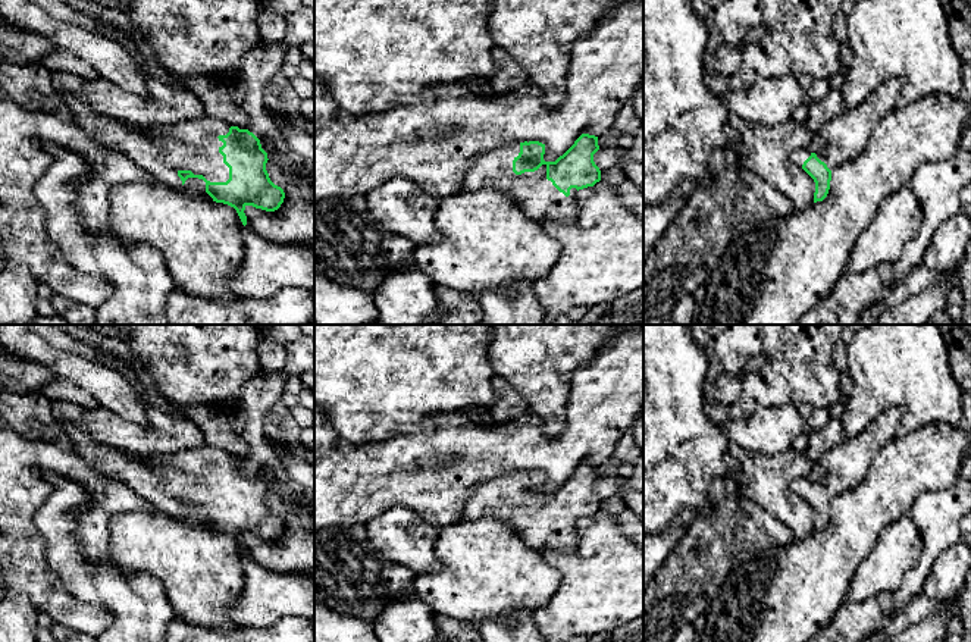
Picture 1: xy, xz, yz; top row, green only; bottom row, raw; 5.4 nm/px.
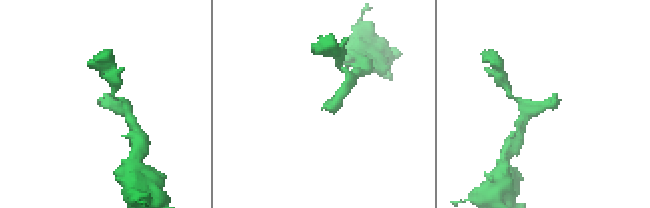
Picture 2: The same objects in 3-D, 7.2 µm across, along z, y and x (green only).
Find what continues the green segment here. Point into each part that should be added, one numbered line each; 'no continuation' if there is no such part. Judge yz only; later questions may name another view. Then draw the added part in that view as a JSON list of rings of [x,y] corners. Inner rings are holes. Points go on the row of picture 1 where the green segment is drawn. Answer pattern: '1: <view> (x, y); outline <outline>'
1: yz (845, 137); outline [[[889,79],[855,109],[829,120],[820,129],[824,141],[815,154],[830,170],[856,159],[867,147],[874,126],[896,106],[902,79]]]

